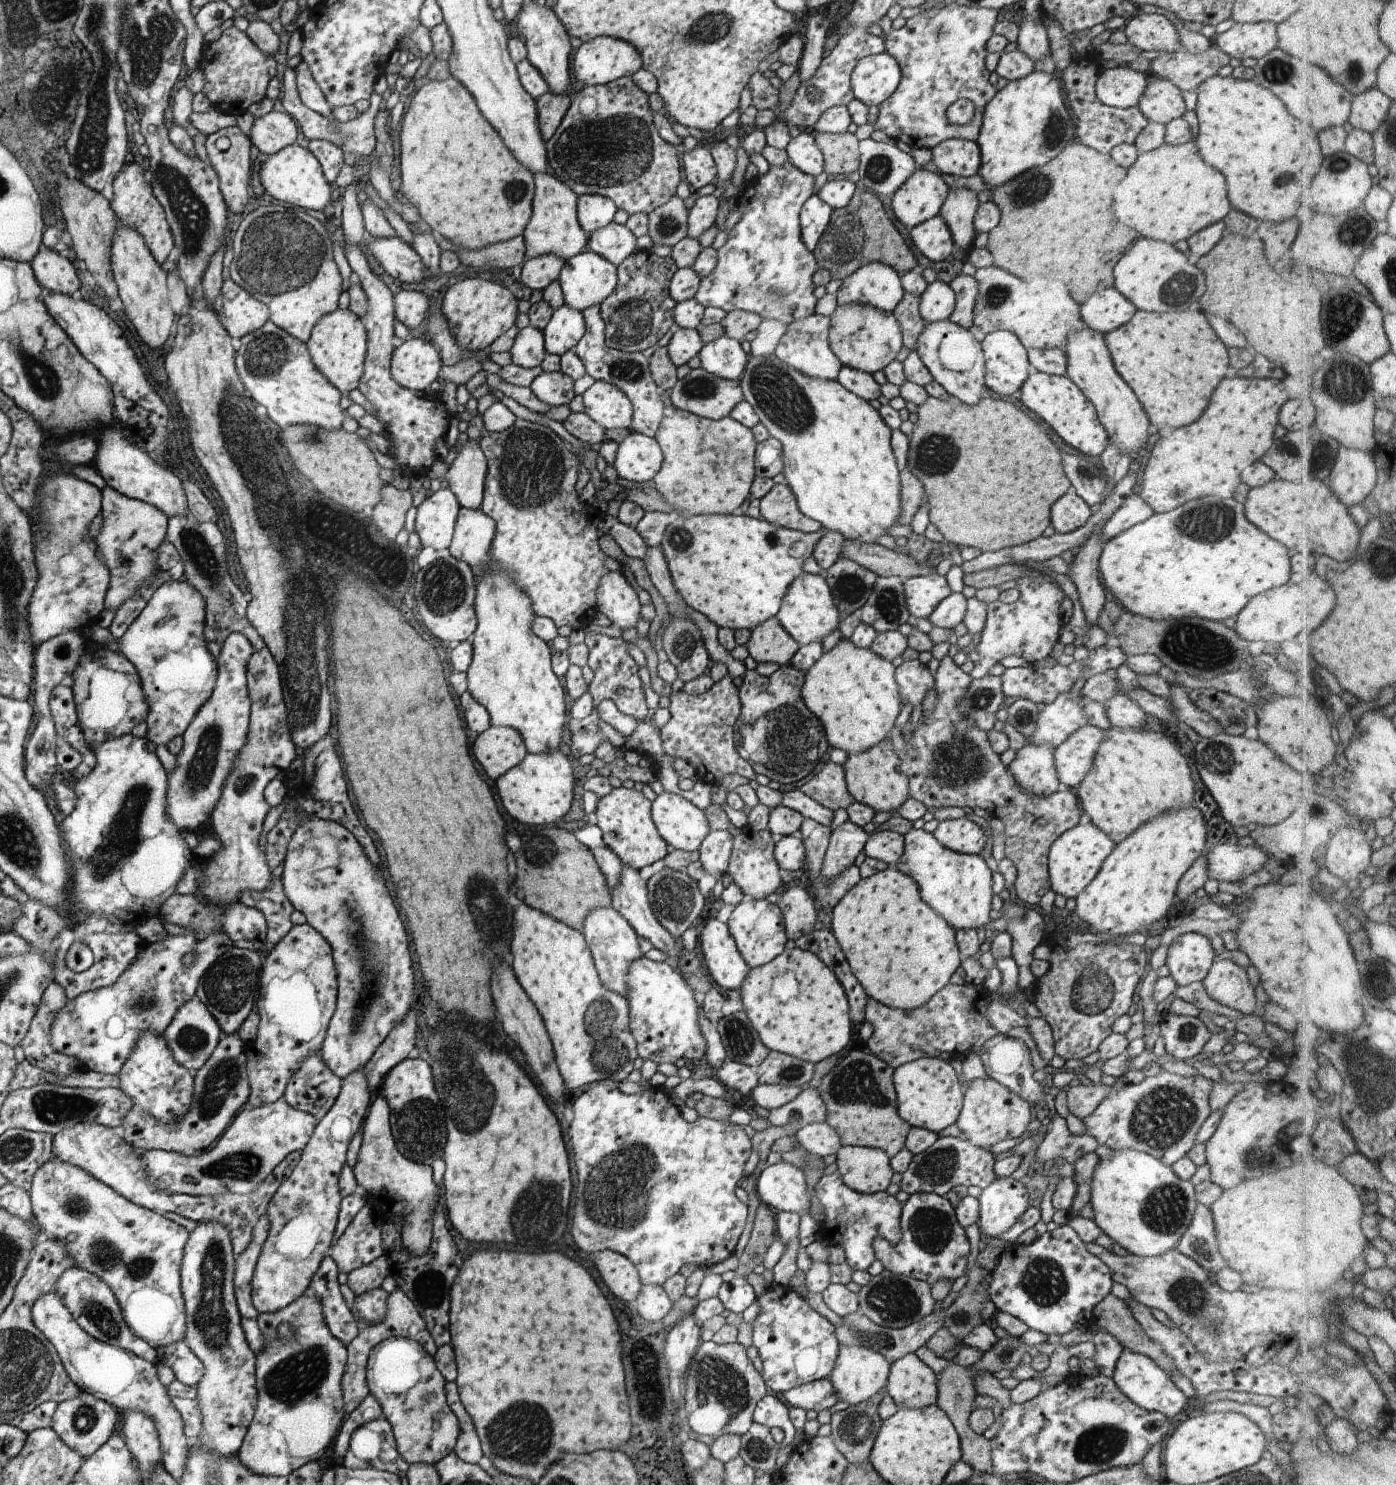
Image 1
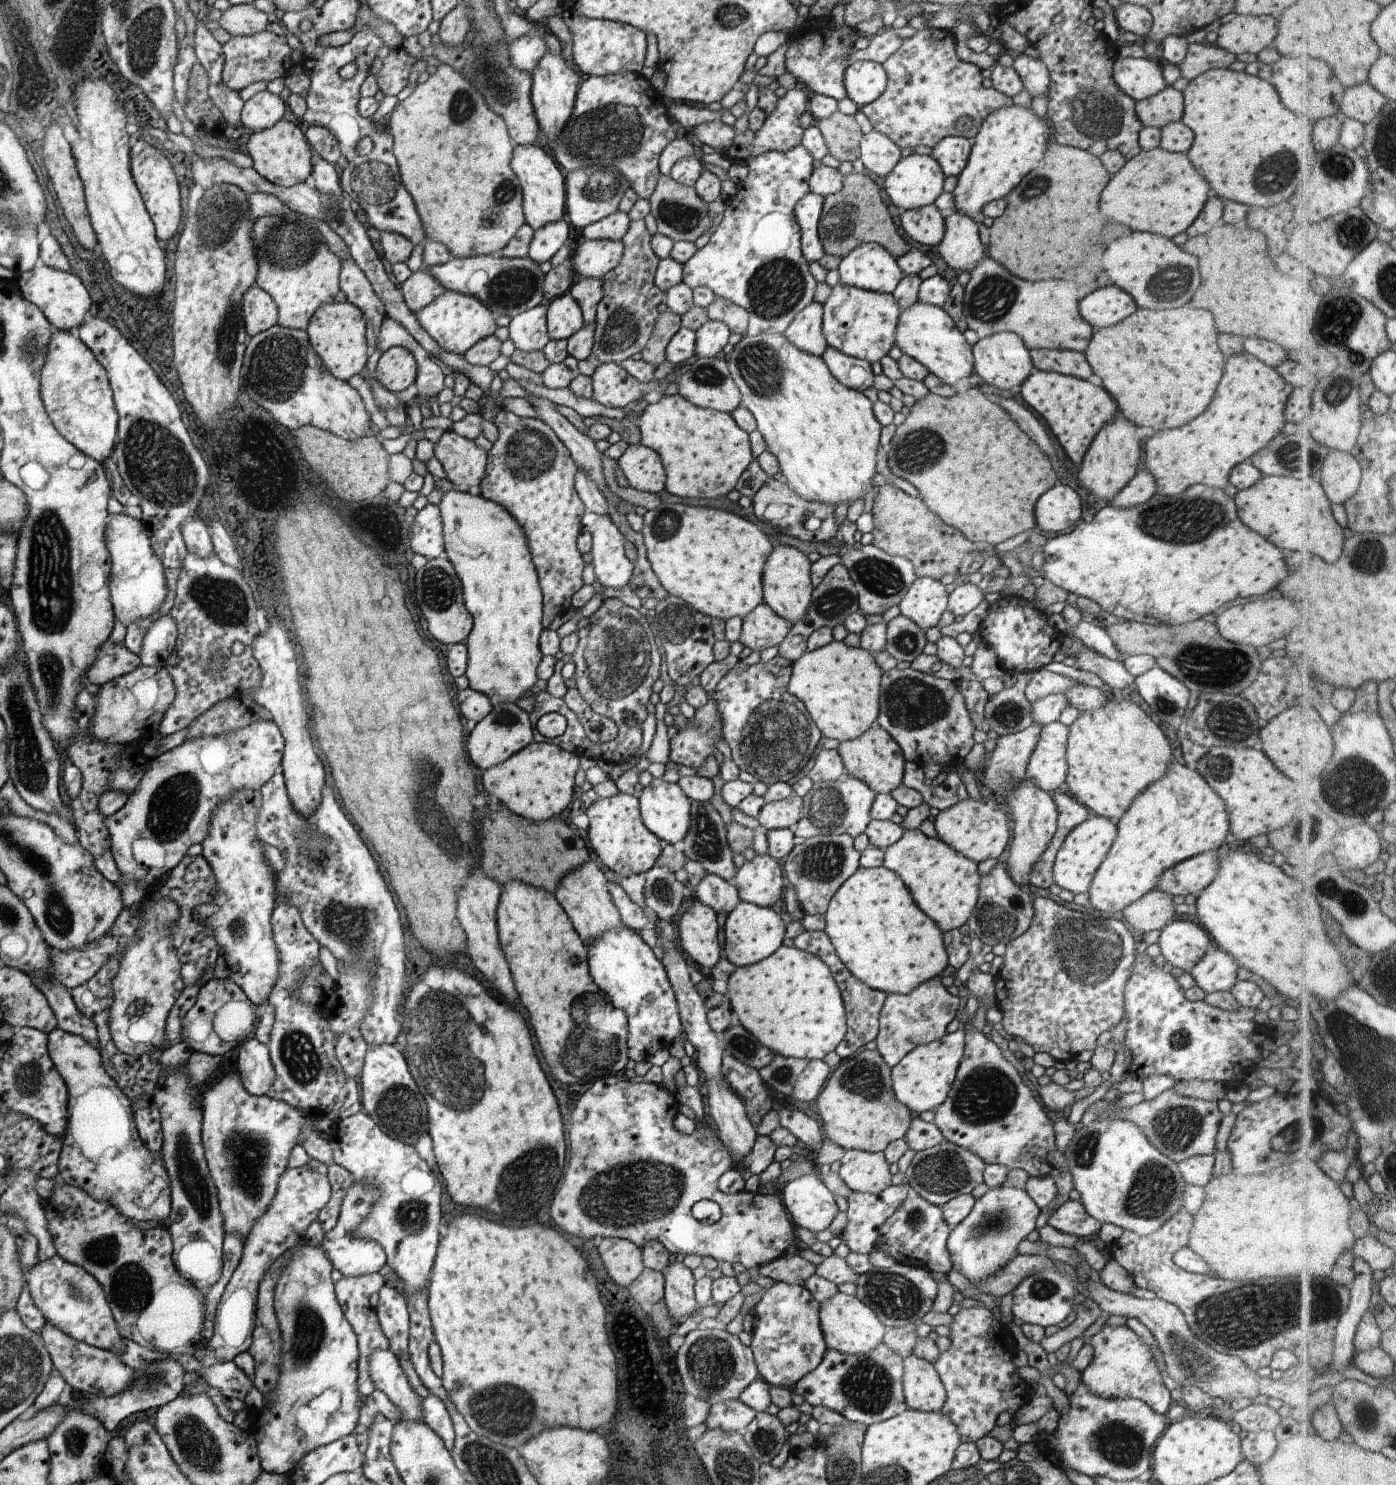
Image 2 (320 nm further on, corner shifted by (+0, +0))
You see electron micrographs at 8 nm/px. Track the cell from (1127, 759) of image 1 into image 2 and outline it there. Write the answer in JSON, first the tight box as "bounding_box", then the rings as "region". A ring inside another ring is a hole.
{"bounding_box":[1067,695,1172,823],"region":[[[1109,695],[1102,708],[1081,711],[1068,727],[1067,777],[1068,790],[1074,798],[1097,815],[1118,823],[1134,796],[1158,780],[1172,758],[1172,746],[1160,726],[1140,705]]]}

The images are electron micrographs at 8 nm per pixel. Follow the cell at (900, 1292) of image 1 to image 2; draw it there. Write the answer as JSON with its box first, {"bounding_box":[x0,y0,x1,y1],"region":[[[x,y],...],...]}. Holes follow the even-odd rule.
{"bounding_box":[855,1262,937,1329],"region":[[[898,1262],[888,1268],[872,1268],[858,1276],[855,1295],[864,1304],[874,1309],[886,1329],[918,1324],[921,1318],[932,1310],[937,1297],[937,1282],[931,1273],[923,1266]]]}

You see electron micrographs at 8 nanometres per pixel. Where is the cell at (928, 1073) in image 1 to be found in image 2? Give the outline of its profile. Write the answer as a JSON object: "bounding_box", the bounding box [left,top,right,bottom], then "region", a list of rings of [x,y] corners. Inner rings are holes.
{"bounding_box":[891,1027,965,1116],"region":[[[963,1027],[952,1034],[946,1033],[944,1037],[920,1045],[906,1053],[906,1056],[903,1056],[902,1060],[891,1068],[891,1083],[896,1098],[911,1112],[914,1111],[917,1116],[925,1110],[936,1110],[950,1092],[964,1049],[965,1030]]]}

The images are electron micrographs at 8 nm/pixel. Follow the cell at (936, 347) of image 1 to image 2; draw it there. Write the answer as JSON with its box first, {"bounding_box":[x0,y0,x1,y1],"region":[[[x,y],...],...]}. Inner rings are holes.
{"bounding_box":[895,300,973,384],"region":[[[918,300],[908,308],[901,309],[895,328],[895,344],[904,355],[911,356],[948,384],[956,384],[973,371],[973,345],[968,344],[942,307]]]}

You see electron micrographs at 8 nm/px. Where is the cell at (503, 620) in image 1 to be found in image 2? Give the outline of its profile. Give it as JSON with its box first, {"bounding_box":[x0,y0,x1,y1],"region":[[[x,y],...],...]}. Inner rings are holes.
{"bounding_box":[439,489,544,705],"region":[[[452,489],[444,493],[439,508],[444,518],[444,555],[453,563],[463,586],[466,608],[473,616],[473,627],[465,640],[469,656],[465,675],[469,687],[485,694],[493,705],[514,703],[538,680],[536,669],[544,656],[539,647],[539,636],[544,630],[543,594],[527,534],[501,504],[482,495],[474,496],[468,491]]]}

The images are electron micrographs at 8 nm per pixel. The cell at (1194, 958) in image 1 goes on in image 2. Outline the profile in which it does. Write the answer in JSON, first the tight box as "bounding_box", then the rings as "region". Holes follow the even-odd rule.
{"bounding_box":[1157,920,1210,972],"region":[[[1176,920],[1161,930],[1157,943],[1167,962],[1189,972],[1204,956],[1210,942],[1205,929],[1188,920]]]}

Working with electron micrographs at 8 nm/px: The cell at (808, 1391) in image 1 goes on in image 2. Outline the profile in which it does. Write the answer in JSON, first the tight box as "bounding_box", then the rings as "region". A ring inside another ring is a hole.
{"bounding_box":[794,1342,907,1427],"region":[[[883,1342],[870,1352],[859,1355],[827,1349],[822,1362],[803,1376],[794,1390],[812,1406],[826,1405],[844,1415],[848,1422],[867,1427],[898,1416],[907,1409],[903,1374],[903,1358]]]}

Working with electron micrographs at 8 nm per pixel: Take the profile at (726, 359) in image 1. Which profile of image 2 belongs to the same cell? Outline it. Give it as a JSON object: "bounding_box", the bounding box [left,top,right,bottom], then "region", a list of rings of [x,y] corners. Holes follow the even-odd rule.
{"bounding_box":[696,319,731,357],"region":[[[708,319],[696,330],[696,355],[698,357],[722,356],[722,348],[728,343],[731,330],[722,321]]]}

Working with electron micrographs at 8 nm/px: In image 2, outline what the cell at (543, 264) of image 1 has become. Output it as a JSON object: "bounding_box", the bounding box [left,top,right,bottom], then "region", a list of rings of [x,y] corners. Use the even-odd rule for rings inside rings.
{"bounding_box":[527,219,570,263],"region":[[[560,219],[549,222],[536,229],[527,254],[535,263],[550,260],[558,249],[566,242],[570,242],[570,226],[567,221]]]}

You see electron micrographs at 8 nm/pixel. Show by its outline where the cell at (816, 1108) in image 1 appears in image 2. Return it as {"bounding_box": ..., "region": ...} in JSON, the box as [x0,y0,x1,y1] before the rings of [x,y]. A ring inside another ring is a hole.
{"bounding_box":[839,1149,892,1194],"region":[[[845,1149],[845,1154],[840,1161],[839,1177],[854,1193],[878,1194],[891,1185],[892,1175],[882,1151],[871,1153],[858,1149]]]}

